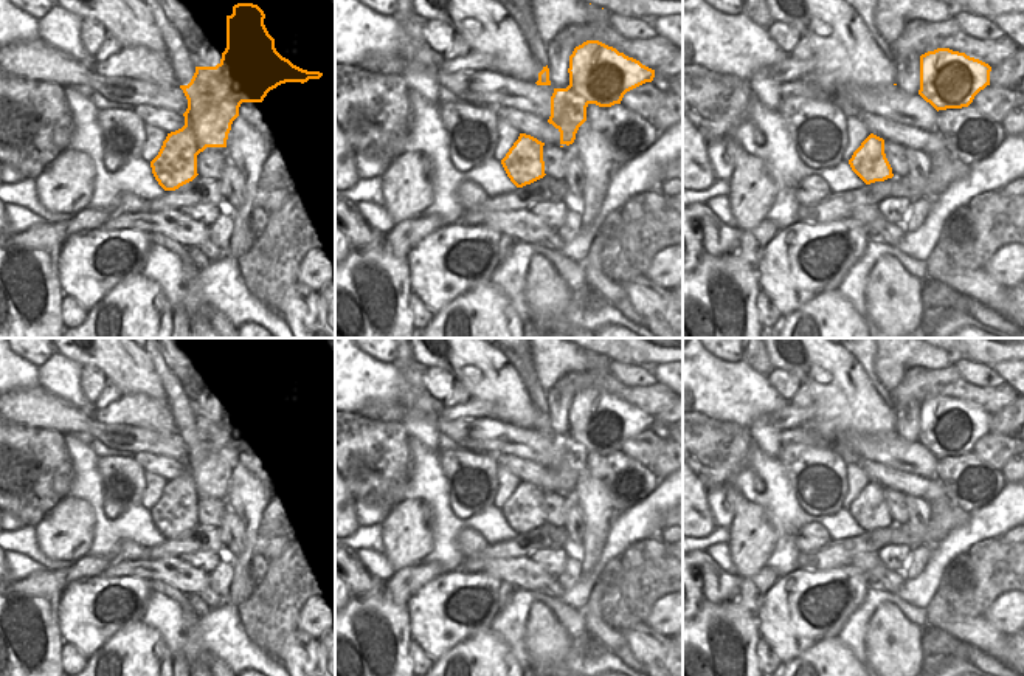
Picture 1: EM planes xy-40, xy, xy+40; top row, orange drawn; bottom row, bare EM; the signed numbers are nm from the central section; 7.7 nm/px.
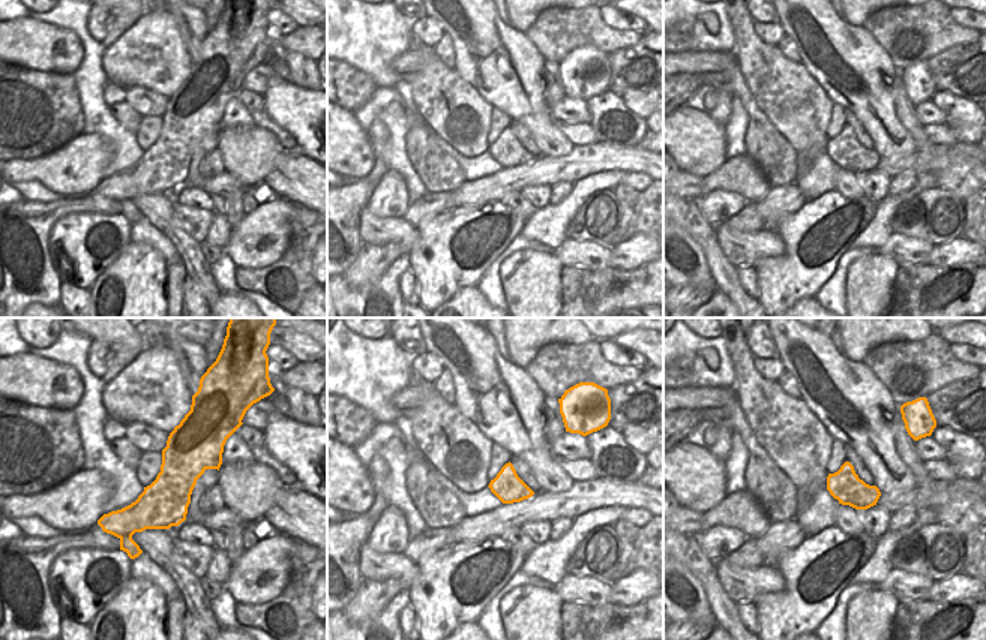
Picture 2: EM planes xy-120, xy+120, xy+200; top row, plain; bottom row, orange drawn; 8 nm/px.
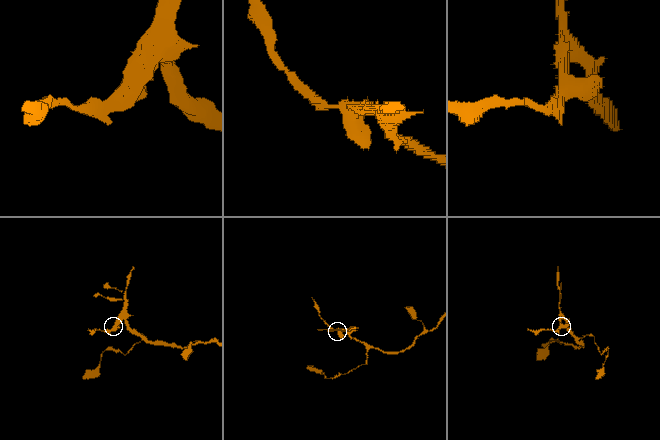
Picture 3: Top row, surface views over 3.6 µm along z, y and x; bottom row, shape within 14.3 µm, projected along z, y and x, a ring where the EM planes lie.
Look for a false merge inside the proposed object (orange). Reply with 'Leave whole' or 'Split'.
Split.

